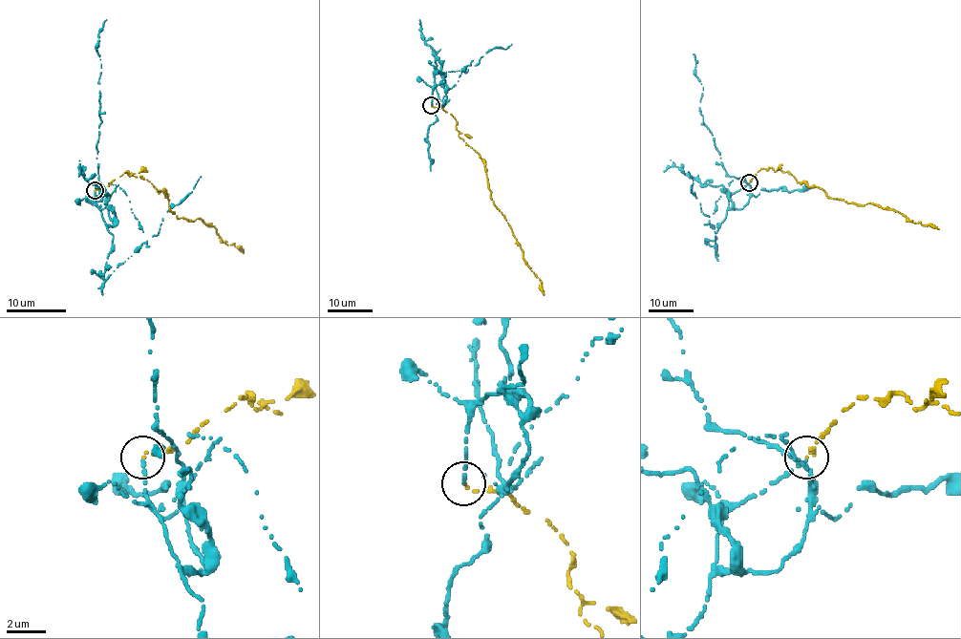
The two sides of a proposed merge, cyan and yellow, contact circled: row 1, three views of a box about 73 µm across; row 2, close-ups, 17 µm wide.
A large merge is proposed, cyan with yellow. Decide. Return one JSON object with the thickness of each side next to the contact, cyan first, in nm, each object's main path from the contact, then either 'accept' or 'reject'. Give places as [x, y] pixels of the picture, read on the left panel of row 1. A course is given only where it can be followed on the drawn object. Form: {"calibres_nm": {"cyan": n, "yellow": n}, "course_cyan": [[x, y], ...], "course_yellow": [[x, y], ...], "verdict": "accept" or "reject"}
{"calibres_nm": {"cyan": 170, "yellow": 130}, "course_cyan": [[94, 191], [103, 220], [115, 225], [98, 181], [96, 150], [101, 63], [96, 49], [106, 20]], "course_yellow": [[94, 191], [127, 171], [140, 176], [166, 196], [178, 218], [209, 223], [227, 244], [244, 252]], "verdict": "reject"}

